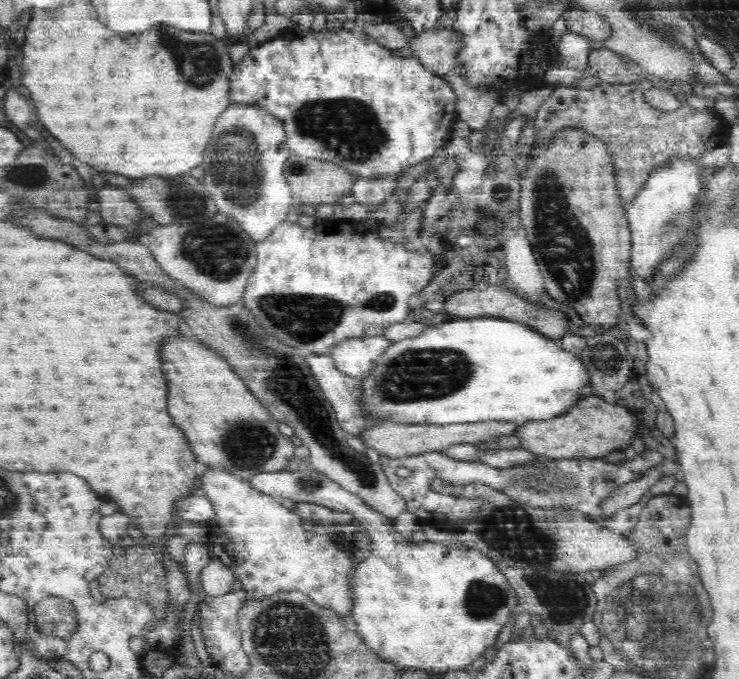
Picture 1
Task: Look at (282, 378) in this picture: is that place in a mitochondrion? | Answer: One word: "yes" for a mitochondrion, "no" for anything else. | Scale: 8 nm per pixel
yes

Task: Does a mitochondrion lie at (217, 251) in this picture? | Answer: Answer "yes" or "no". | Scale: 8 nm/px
yes

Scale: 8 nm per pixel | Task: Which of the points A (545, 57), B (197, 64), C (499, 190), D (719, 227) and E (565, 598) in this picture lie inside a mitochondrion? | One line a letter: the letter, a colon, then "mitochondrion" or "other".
A: other
B: mitochondrion
C: other
D: other
E: mitochondrion

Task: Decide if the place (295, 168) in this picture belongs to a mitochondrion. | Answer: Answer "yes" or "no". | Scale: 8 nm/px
yes

